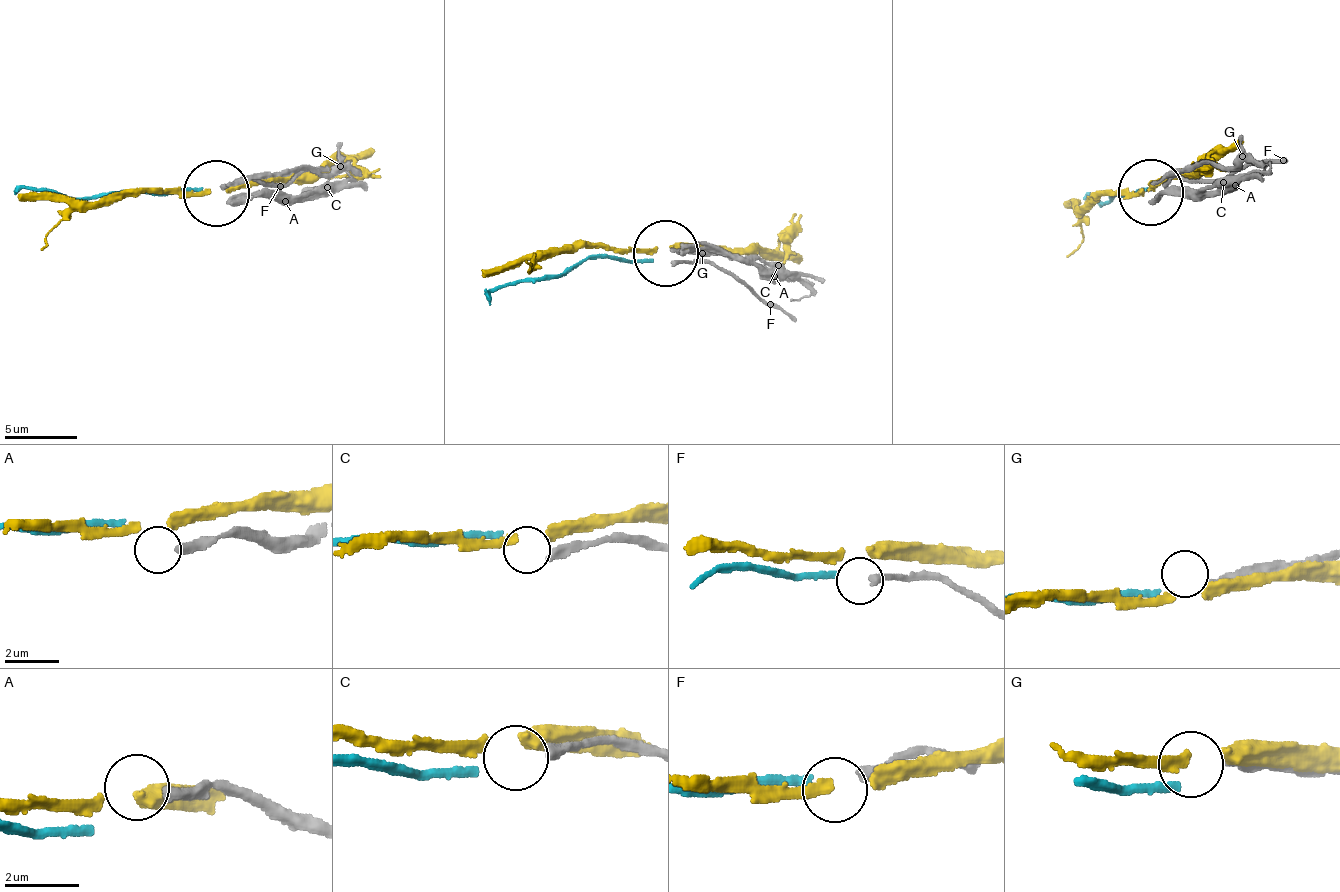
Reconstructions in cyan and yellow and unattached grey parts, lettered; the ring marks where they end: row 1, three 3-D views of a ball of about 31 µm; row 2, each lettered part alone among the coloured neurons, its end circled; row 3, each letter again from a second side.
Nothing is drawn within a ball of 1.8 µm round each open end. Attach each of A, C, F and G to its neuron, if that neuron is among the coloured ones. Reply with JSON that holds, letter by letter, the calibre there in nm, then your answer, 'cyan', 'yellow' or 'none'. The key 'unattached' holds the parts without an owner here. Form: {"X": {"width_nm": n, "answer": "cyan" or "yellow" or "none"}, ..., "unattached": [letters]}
{"A": {"width_nm": 320, "answer": "none"}, "C": {"width_nm": 320, "answer": "none"}, "F": {"width_nm": 280, "answer": "none"}, "G": {"width_nm": 260, "answer": "none"}, "unattached": ["A", "C", "F", "G"]}

